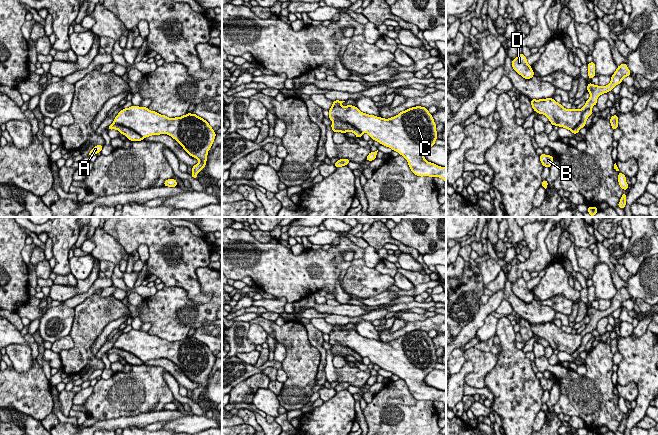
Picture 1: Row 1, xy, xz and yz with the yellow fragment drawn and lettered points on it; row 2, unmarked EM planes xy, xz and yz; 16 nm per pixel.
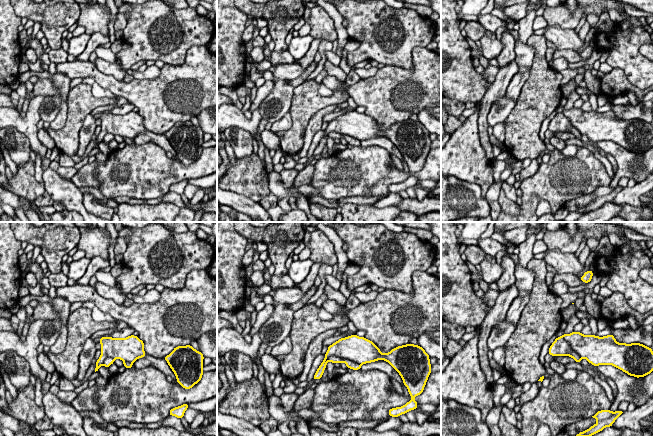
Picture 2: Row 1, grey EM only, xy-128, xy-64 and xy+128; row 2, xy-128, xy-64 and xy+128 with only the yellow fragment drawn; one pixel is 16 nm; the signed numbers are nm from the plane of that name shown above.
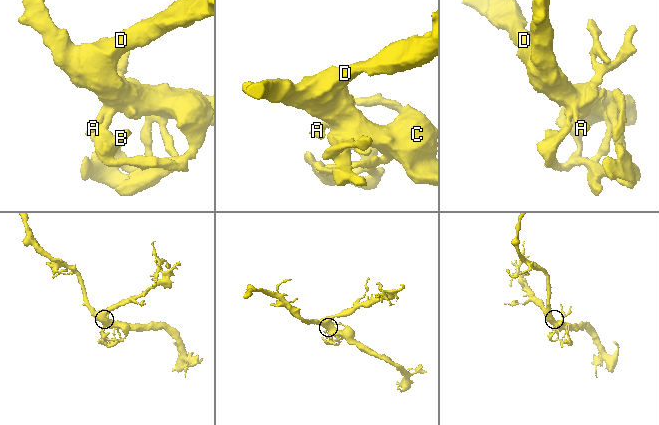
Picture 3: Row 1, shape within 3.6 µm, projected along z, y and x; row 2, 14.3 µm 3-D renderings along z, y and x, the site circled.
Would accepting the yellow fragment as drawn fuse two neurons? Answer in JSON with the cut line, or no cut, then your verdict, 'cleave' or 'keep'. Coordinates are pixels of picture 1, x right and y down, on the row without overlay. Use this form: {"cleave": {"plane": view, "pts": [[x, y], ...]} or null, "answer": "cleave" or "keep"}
{"cleave": null, "answer": "keep"}

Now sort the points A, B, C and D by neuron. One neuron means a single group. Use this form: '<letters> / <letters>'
A B C D

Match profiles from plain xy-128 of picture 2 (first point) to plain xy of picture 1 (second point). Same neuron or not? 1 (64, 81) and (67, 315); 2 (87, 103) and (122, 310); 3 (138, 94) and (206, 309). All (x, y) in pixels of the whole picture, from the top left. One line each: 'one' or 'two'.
1: one
2: one
3: one

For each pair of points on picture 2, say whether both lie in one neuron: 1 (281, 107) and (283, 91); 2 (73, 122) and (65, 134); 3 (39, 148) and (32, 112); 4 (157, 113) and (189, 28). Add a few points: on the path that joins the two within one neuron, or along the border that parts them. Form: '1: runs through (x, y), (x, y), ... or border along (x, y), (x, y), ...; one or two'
1: runs through (281, 103), (281, 95); one
2: runs through (73, 125), (68, 131); one
3: runs through (33, 139), (32, 121); one
4: border along (190, 46), (182, 64), (165, 64); two

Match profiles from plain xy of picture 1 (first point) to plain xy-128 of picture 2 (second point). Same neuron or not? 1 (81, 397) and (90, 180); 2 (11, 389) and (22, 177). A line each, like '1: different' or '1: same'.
1: same
2: same

